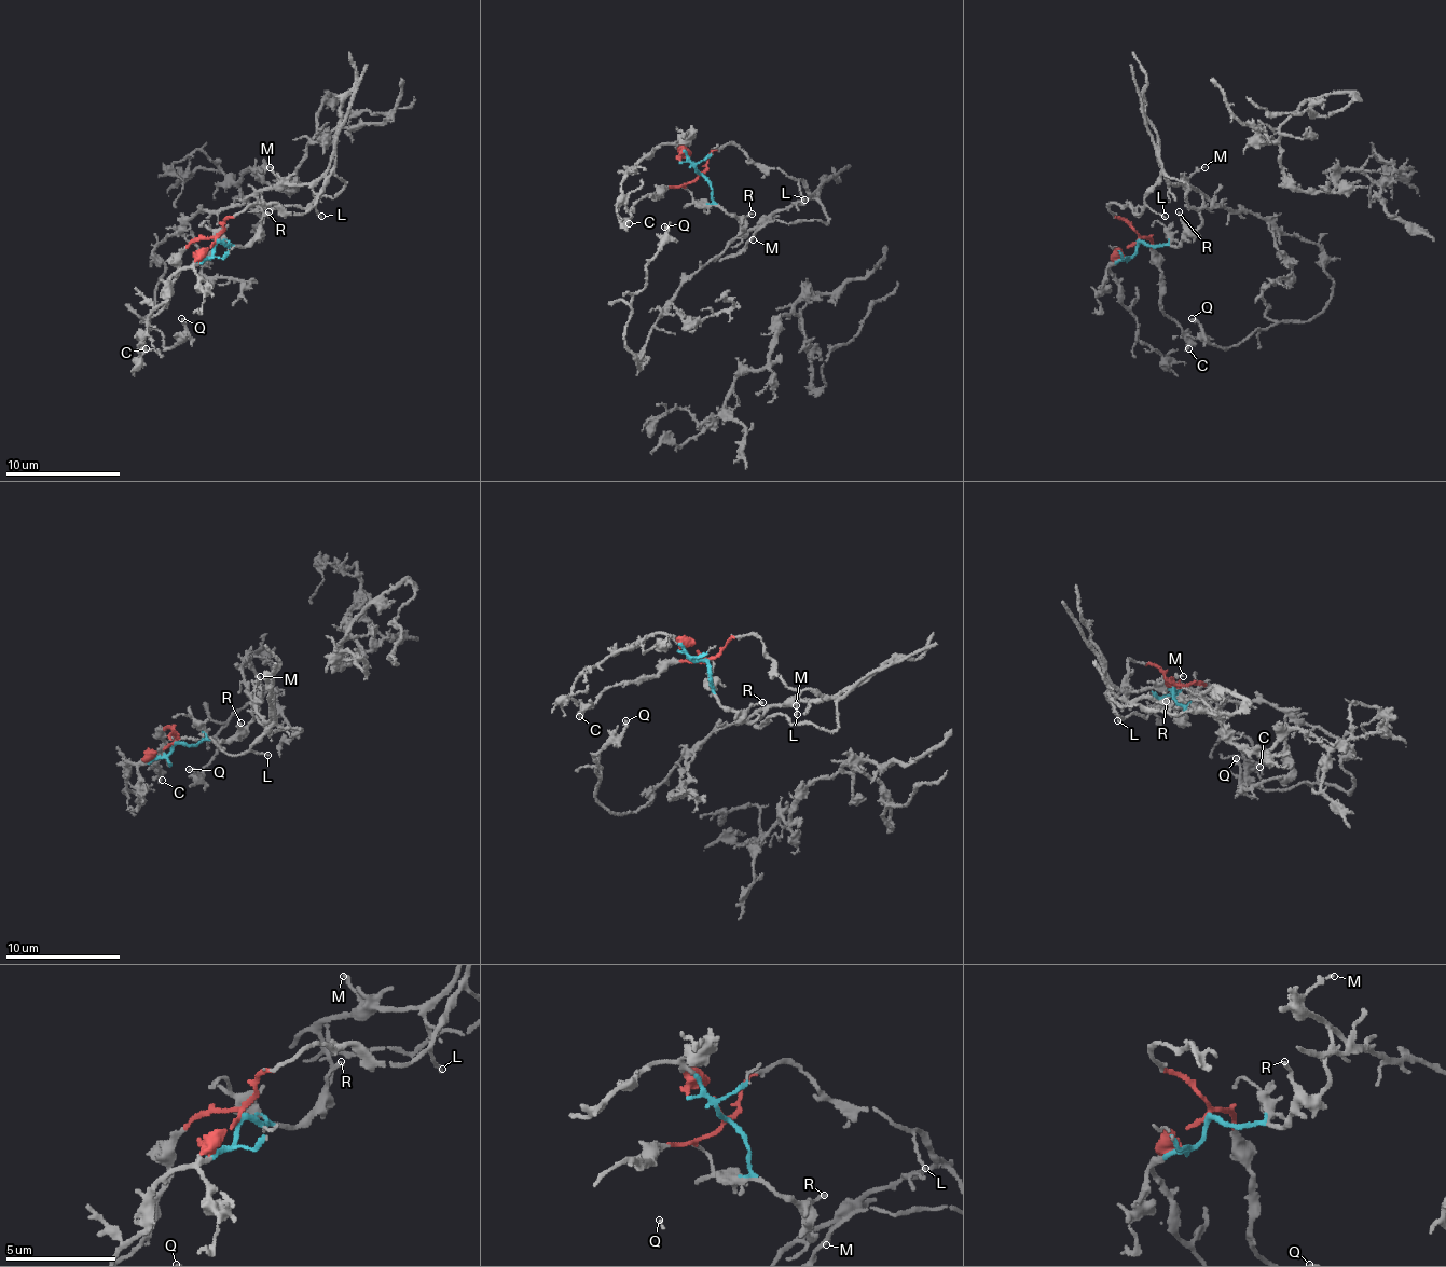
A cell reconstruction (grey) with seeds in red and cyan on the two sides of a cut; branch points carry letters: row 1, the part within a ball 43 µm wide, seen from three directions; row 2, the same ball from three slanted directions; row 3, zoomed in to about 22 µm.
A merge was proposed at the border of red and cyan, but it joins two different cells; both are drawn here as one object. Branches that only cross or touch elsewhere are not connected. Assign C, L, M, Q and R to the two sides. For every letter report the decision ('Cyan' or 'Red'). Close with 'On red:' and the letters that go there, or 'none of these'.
C: Red
L: Red
M: Cyan
Q: Cyan
R: Cyan
On red: C, L

